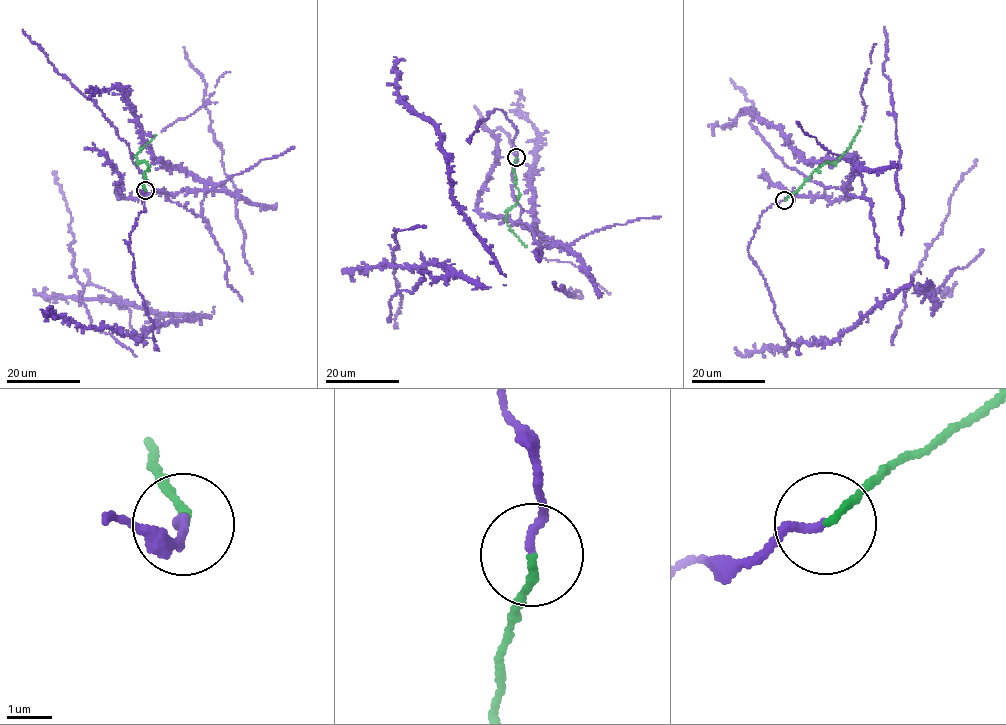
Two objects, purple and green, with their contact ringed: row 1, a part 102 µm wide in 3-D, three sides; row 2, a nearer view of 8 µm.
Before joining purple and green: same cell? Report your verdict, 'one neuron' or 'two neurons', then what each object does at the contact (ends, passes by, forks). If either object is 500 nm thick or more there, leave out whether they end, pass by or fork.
one neuron | purple ends | green ends

